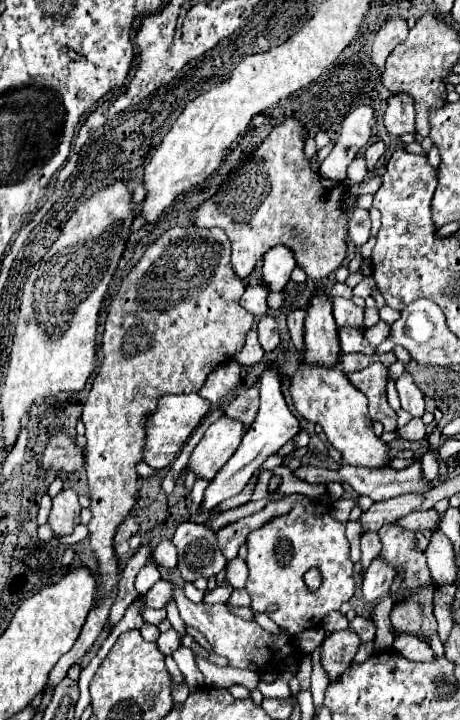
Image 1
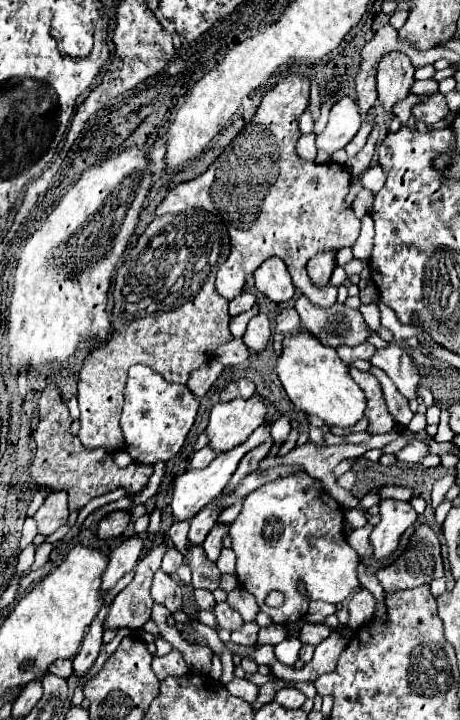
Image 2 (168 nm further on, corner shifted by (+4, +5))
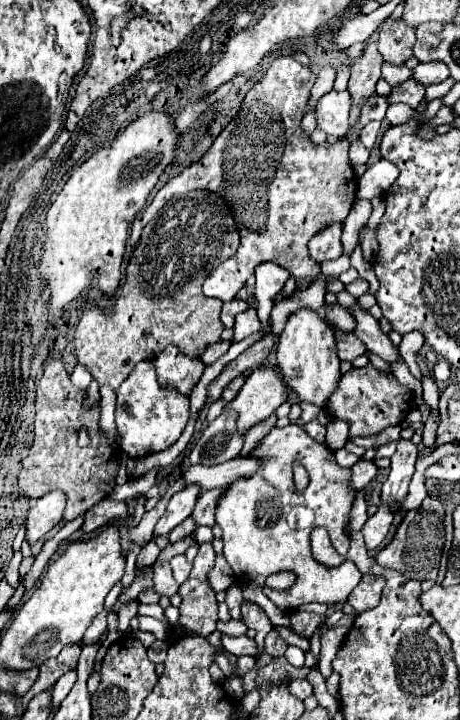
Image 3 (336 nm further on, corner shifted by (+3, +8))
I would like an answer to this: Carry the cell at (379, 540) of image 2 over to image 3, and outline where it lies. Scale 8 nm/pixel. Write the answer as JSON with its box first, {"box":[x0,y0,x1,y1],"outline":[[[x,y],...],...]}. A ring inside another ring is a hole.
{"box":[381,439,417,509],"outline":[[[399,439],[397,451],[391,457],[391,473],[383,483],[381,491],[381,503],[387,505],[389,509],[393,509],[395,503],[405,501],[409,481],[415,471],[415,461],[417,461],[417,447],[409,439]]]}

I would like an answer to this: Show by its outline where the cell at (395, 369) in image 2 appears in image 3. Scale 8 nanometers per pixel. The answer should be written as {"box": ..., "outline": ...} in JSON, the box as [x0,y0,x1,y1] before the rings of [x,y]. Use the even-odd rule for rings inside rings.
{"box":[337,290,401,363],"outline":[[[342,290],[337,295],[337,303],[343,305],[345,309],[349,309],[355,319],[357,319],[357,327],[355,327],[355,335],[367,345],[367,349],[375,355],[379,355],[383,361],[387,363],[395,363],[395,361],[401,361],[401,353],[399,349],[391,343],[389,335],[385,335],[381,329],[379,329],[379,321],[375,317],[371,317],[365,309],[361,309],[357,305],[357,299],[351,297],[347,290]]]}

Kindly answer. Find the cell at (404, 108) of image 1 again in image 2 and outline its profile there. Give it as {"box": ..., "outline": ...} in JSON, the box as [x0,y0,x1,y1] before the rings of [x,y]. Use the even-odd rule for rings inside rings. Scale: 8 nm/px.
{"box":[376,52,414,112],"outline":[[[390,52],[384,58],[380,58],[380,68],[376,74],[376,88],[378,88],[378,98],[384,104],[384,110],[390,112],[398,100],[404,100],[410,94],[412,84],[414,84],[414,66],[406,54]]]}

